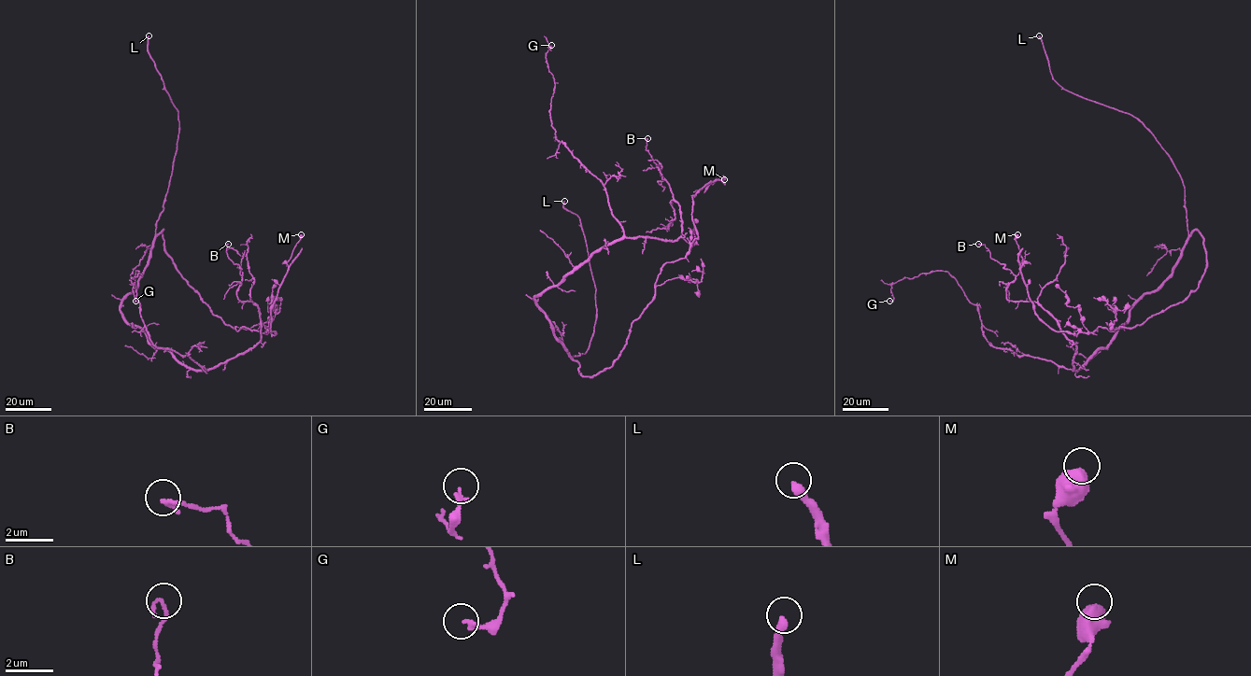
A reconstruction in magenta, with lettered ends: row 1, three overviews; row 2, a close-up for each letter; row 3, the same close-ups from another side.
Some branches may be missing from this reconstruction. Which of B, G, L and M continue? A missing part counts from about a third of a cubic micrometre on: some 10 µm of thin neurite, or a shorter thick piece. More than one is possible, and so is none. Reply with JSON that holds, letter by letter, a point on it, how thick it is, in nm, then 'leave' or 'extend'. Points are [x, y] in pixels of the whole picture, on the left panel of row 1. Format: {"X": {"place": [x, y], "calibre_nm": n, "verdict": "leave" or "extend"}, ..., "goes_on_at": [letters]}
{"B": {"place": [228, 244], "calibre_nm": 170, "verdict": "leave"}, "G": {"place": [135, 301], "calibre_nm": 200, "verdict": "leave"}, "L": {"place": [149, 35], "calibre_nm": 320, "verdict": "extend"}, "M": {"place": [301, 234], "calibre_nm": 480, "verdict": "leave"}, "goes_on_at": ["L"]}

